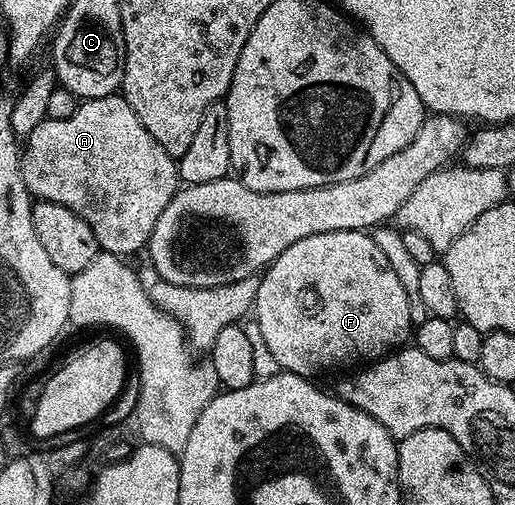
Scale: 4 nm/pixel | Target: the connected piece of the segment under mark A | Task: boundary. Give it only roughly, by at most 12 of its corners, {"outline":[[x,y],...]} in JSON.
{"outline":[[120,94],[23,144],[30,197],[130,258],[179,187]]}

